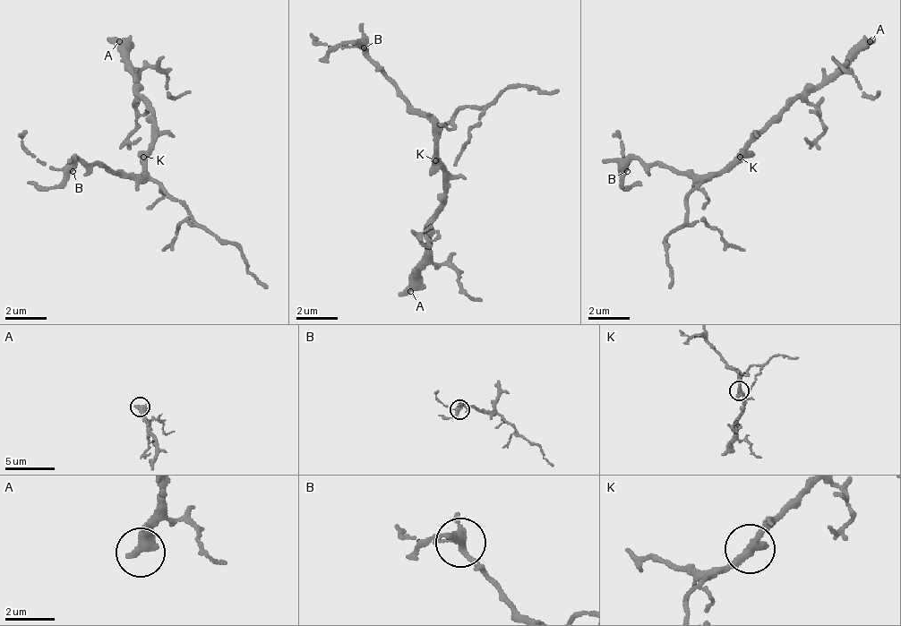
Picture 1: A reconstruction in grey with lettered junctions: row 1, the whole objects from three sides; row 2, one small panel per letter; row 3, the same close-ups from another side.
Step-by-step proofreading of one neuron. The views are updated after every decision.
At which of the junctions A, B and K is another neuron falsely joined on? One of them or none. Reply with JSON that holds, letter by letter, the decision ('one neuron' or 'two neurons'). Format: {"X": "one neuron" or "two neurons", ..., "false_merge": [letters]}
{"A": "one neuron", "B": "one neuron", "K": "one neuron", "false_merge": []}

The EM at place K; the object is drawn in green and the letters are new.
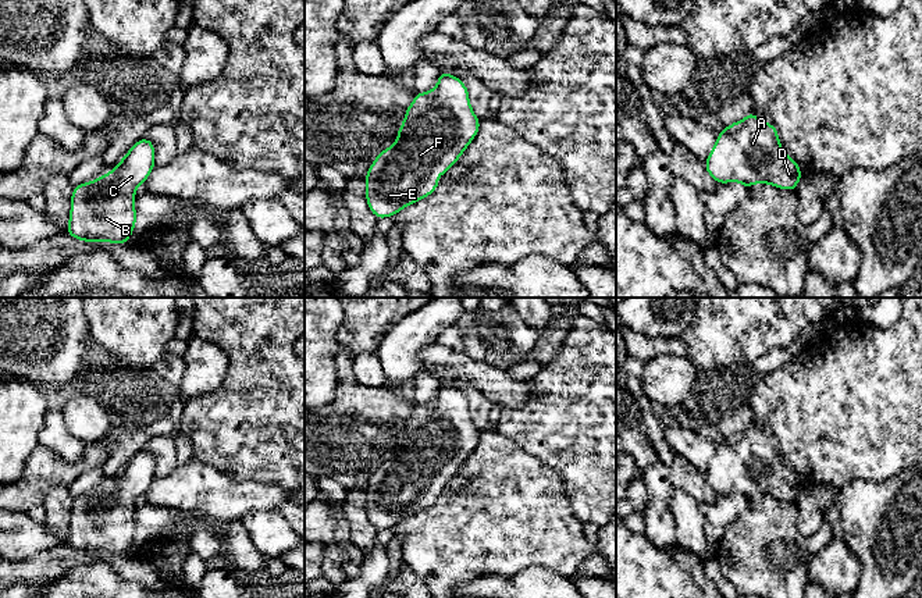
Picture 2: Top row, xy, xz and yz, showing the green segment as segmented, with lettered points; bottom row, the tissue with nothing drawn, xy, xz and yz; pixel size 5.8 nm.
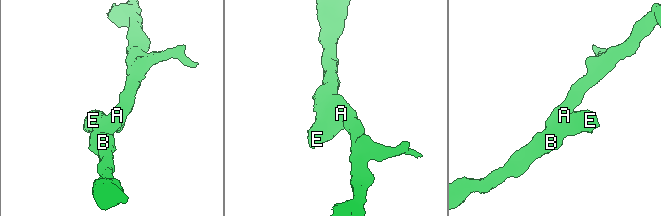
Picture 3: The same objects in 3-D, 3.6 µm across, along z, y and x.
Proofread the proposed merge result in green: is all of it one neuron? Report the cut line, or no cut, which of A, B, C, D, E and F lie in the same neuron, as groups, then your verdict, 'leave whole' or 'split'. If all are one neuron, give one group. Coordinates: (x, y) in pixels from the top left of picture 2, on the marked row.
no cut; A B C D E F; leave whole

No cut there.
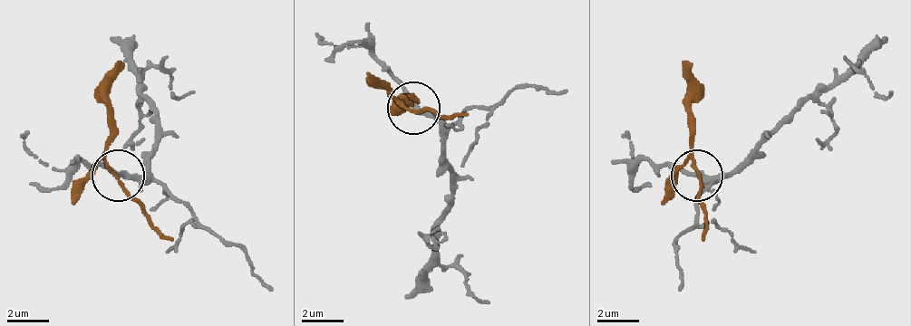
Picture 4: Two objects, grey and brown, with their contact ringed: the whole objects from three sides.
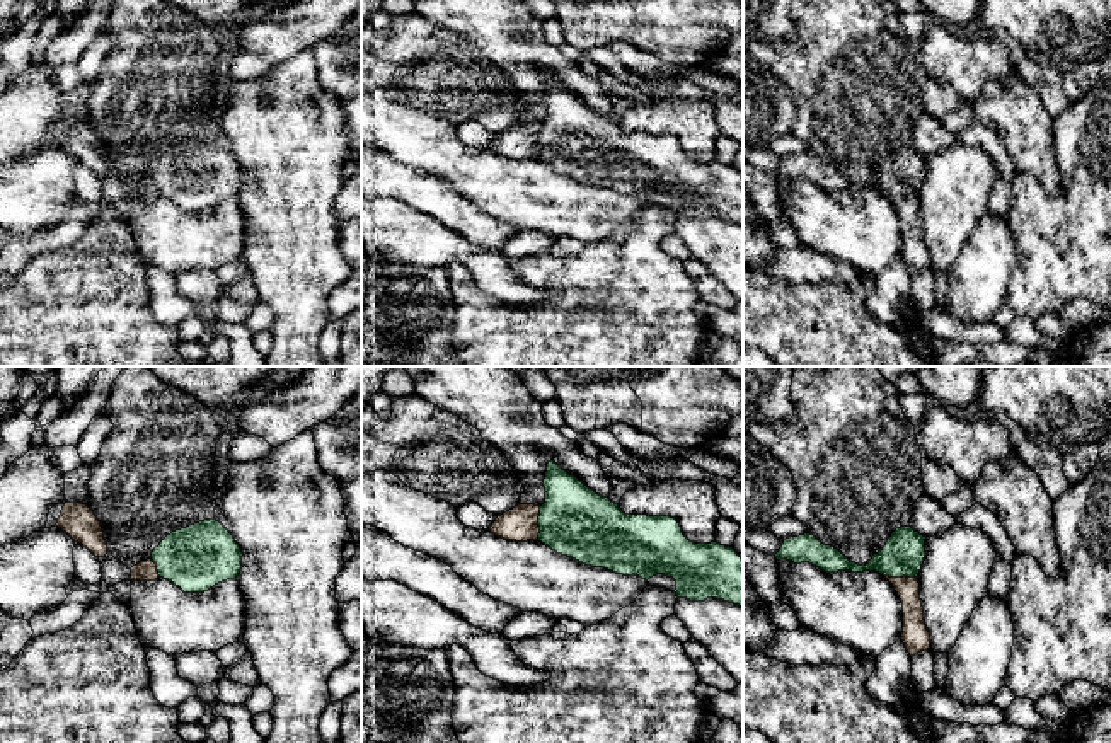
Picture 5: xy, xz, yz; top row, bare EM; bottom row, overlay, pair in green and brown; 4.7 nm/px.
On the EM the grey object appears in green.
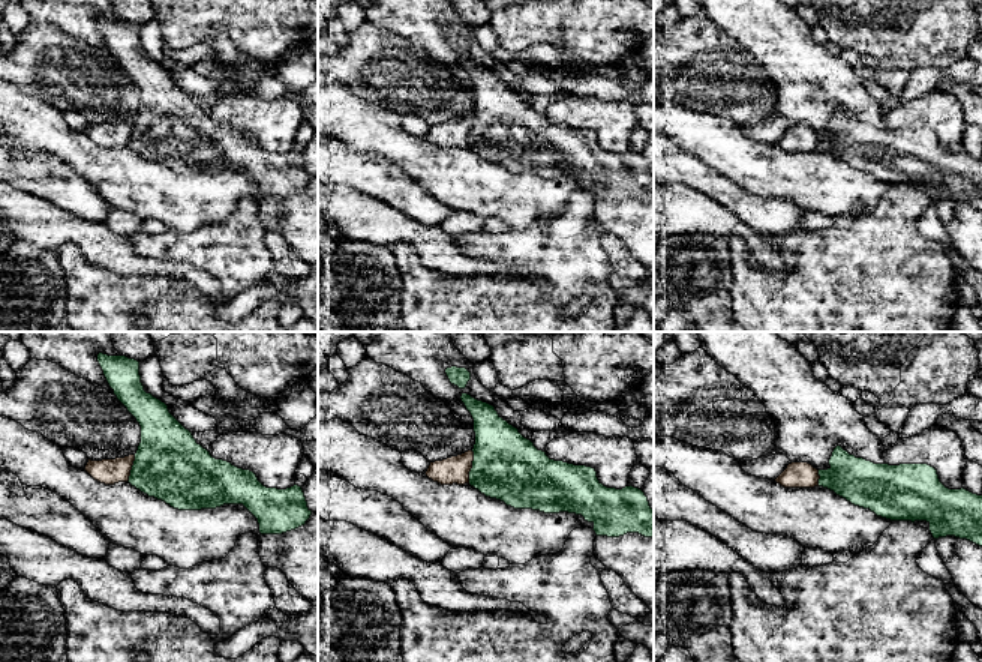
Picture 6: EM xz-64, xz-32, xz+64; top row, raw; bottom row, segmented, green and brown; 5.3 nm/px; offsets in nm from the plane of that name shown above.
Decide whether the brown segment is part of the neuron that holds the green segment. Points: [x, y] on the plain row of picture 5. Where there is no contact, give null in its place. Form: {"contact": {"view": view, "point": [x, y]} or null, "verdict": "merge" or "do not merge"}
{"contact": {"view": "xz", "point": [539, 142]}, "verdict": "do not merge"}

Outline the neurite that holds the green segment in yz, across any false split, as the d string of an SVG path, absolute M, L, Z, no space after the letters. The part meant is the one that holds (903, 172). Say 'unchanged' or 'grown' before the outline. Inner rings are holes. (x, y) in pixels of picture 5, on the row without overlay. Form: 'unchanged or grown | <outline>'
unchanged | M912 145L896 147L881 170L874 172L866 184L850 181L838 167L821 162L815 153L789 155L775 172L794 182L809 181L825 191L838 189L876 189L889 196L918 196L925 177L925 157Z

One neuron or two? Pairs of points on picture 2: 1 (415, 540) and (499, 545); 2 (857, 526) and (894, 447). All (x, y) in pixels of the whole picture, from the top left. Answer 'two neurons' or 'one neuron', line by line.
1: one neuron
2: two neurons

